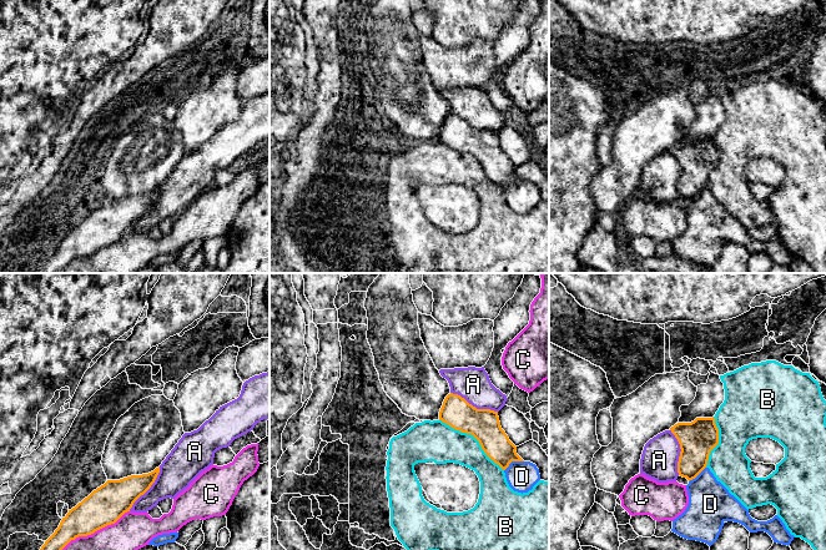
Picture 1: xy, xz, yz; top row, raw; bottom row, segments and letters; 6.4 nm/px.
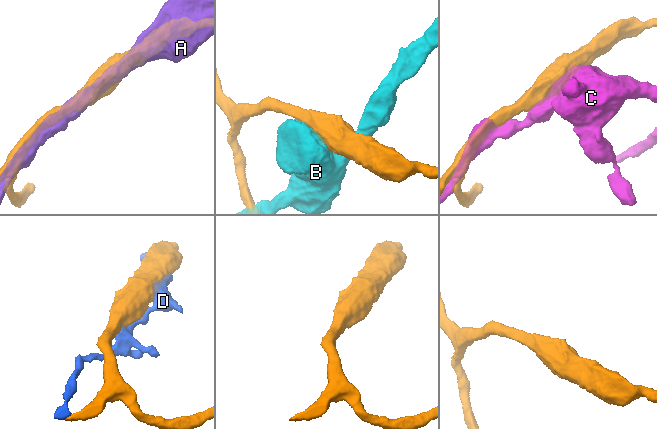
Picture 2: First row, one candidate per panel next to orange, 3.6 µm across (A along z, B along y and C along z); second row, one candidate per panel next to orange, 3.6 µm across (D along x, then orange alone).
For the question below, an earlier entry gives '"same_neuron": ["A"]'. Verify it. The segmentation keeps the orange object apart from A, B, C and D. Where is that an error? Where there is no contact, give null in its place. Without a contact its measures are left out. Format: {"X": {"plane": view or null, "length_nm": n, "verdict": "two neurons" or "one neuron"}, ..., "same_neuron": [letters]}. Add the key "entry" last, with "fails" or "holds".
{"A": {"plane": "xz", "length_nm": 340, "verdict": "one neuron"}, "B": {"plane": "xz", "length_nm": 550, "verdict": "two neurons"}, "C": {"plane": "xy", "length_nm": 500, "verdict": "two neurons"}, "D": {"plane": "xz", "length_nm": 140, "verdict": "two neurons"}, "same_neuron": ["A"], "entry": "holds"}

